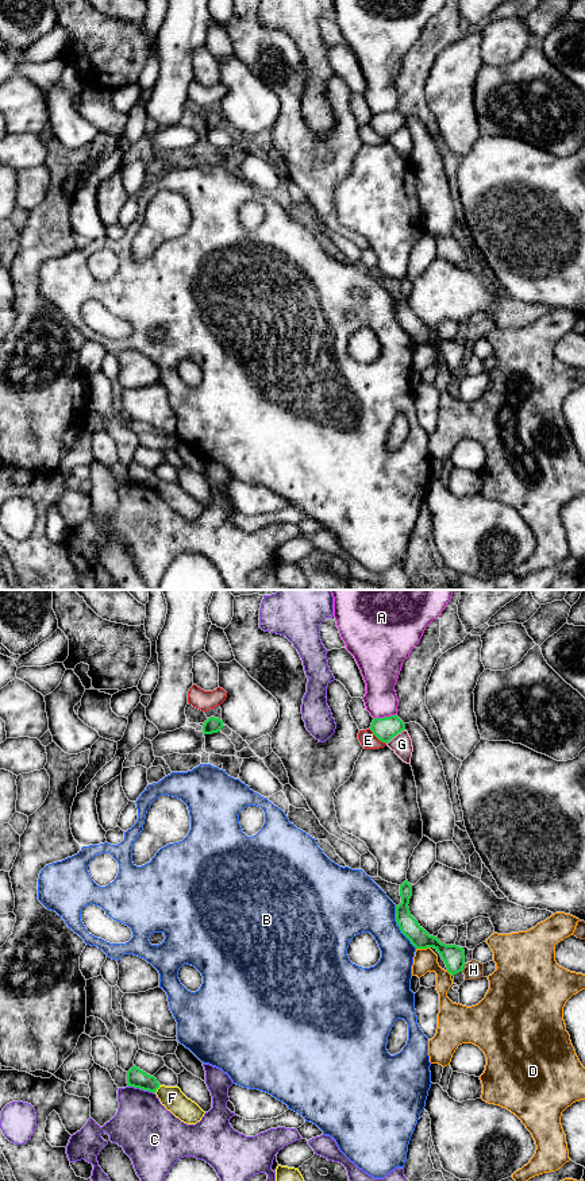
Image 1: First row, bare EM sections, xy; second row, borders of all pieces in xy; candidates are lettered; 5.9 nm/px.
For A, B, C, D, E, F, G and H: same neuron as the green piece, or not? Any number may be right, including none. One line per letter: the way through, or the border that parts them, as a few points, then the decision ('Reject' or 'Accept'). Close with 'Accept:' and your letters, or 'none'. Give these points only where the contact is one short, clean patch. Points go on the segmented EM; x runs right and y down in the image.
A: Reject
B: Reject
C: Reject
D: Boundary: xy (428, 946), (416, 949). Reject
E: Reject
F: Reject
G: Reject
H: Reject
Accept: none

